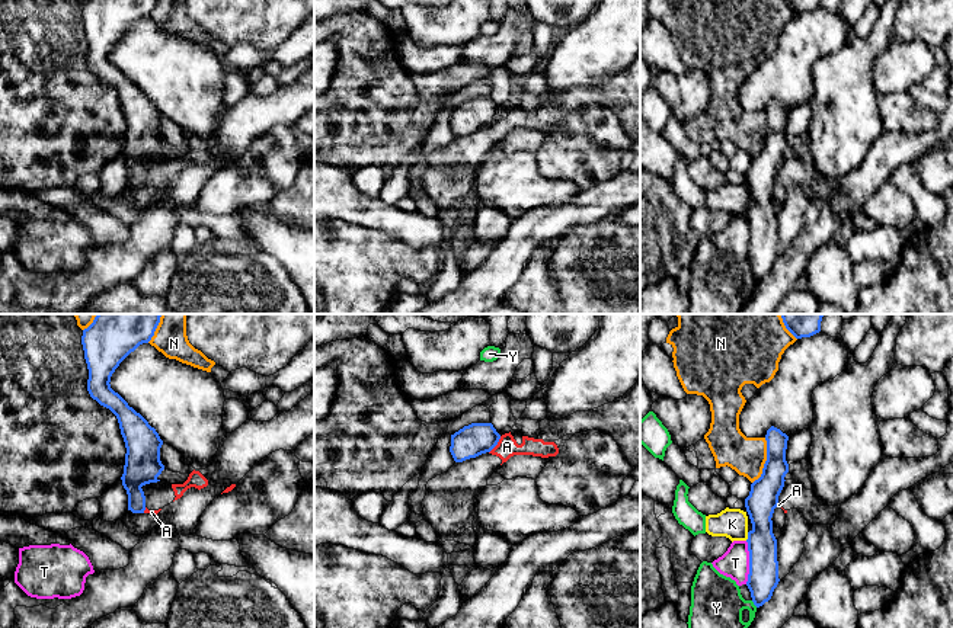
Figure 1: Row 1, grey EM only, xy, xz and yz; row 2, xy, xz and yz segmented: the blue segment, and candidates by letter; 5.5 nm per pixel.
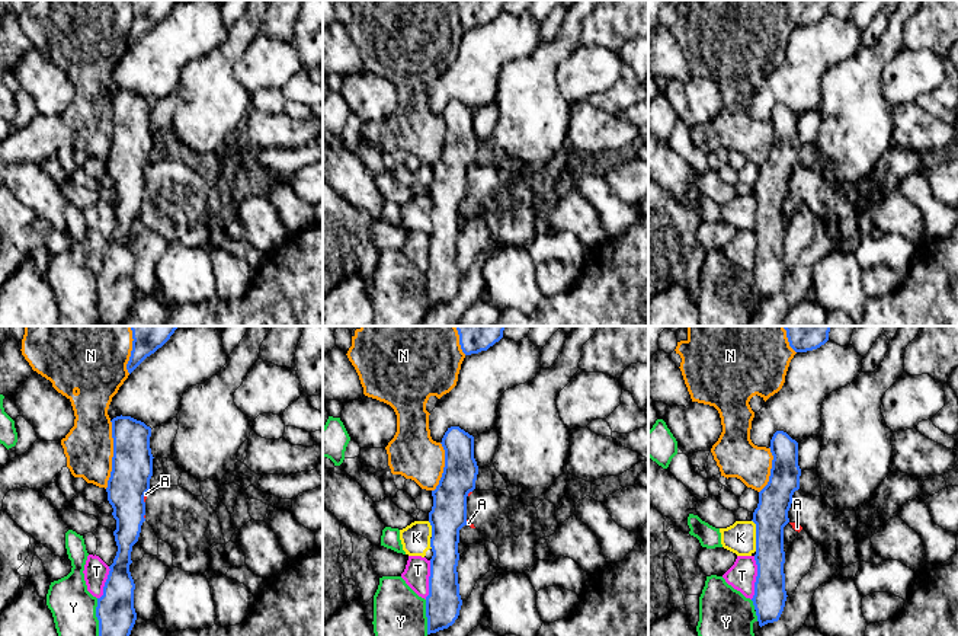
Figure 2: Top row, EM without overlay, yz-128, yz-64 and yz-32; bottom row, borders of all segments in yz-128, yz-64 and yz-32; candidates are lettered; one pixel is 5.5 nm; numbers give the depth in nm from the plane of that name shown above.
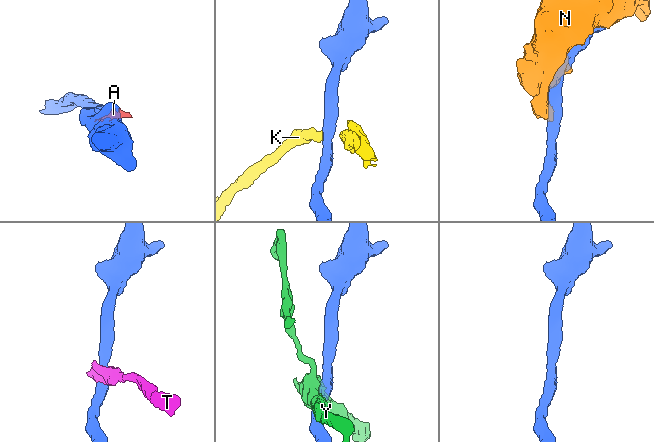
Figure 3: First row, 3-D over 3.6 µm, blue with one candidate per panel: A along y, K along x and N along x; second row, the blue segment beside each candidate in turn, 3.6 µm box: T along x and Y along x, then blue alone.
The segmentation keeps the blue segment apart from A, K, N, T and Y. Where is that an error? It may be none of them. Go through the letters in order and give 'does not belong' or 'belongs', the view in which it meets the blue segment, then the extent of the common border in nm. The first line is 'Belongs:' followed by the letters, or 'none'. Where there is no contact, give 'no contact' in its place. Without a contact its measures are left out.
Belongs: none
A: does not belong; contact in xz; length 120 nm
K: does not belong; contact in yz; length 50 nm
N: does not belong; contact in yz; length 260 nm
T: does not belong; contact in yz; length 240 nm
Y: does not belong; contact in yz; length 50 nm

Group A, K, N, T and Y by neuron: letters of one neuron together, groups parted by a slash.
A / K / N / T / Y

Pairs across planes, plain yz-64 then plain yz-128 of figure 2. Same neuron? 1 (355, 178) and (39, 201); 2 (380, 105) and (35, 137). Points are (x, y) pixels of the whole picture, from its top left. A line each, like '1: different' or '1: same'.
1: same
2: different

